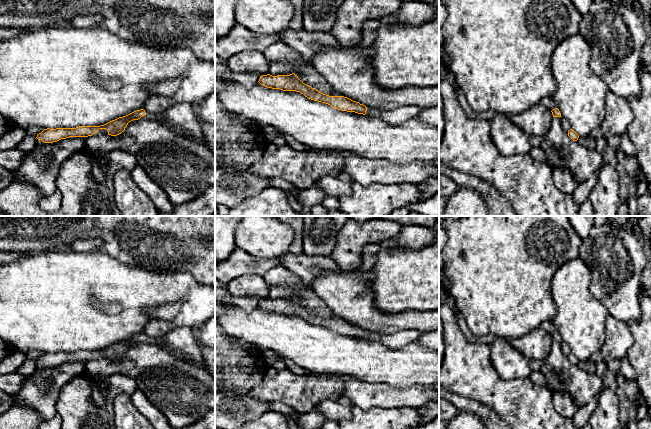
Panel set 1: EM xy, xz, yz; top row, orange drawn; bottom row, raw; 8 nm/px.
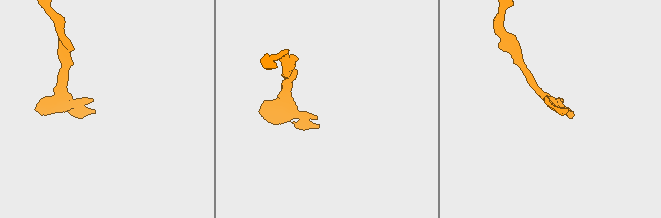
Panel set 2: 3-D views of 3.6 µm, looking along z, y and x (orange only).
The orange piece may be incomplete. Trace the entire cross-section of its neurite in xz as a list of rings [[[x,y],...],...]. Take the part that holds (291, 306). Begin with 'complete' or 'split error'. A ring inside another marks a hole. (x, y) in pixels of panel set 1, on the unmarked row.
split error | [[[294,297],[277,300],[272,300],[270,298],[262,299],[258,306],[267,312],[300,316],[308,323],[328,328],[341,335],[355,336],[363,339],[373,338],[381,341],[392,350],[398,350],[412,342],[416,342],[421,336],[421,333],[418,330],[401,330],[385,336],[375,334],[373,337],[368,337],[365,329],[344,320],[329,320],[323,318],[315,312],[303,307]]]

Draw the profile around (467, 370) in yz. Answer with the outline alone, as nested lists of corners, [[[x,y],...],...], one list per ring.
[[[441,302],[439,317],[443,323],[445,343],[439,368],[441,387],[487,405],[505,420],[511,429],[580,429],[573,423],[572,417],[563,417],[556,412],[553,394],[547,387],[536,385],[529,377],[503,380],[493,366],[490,345],[469,342],[447,302]]]

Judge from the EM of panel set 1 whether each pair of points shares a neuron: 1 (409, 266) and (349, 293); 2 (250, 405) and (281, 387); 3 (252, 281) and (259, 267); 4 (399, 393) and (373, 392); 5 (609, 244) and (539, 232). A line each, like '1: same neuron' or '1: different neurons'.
1: different neurons
2: different neurons
3: different neurons
4: same neuron
5: different neurons

